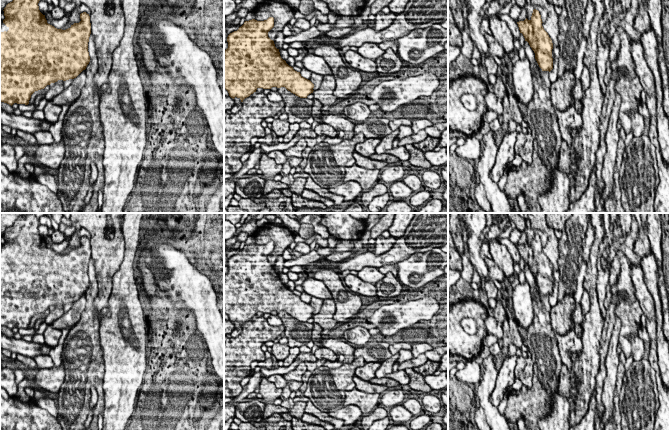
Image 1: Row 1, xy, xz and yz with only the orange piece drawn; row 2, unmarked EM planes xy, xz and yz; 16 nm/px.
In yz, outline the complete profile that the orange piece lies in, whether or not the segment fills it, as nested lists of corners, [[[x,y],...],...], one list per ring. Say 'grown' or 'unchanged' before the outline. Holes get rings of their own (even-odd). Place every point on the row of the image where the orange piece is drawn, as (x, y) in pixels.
unchanged; [[[534,9],[531,19],[517,22],[520,33],[523,34],[535,53],[535,59],[542,71],[553,69],[552,49],[553,43],[548,33],[542,26],[541,15]]]

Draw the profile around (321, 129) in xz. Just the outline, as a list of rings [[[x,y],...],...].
[[[319,123],[315,127],[314,131],[317,134],[317,136],[326,136],[330,138],[338,136],[338,132],[333,127],[324,123]]]

